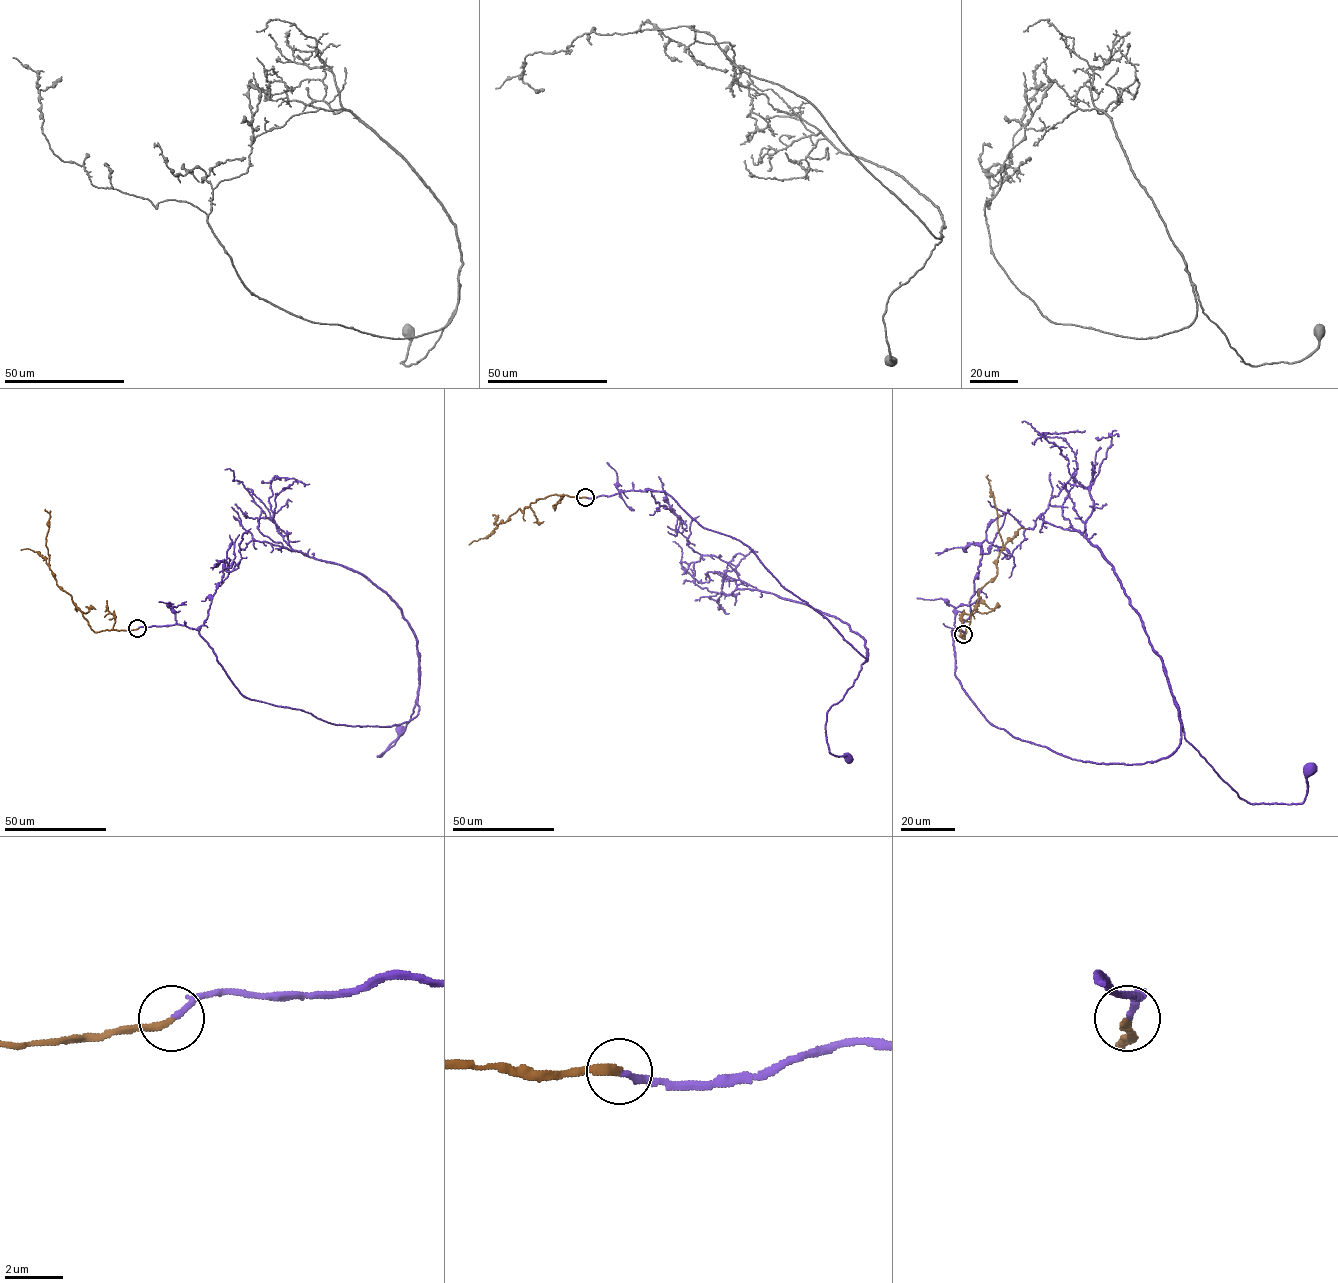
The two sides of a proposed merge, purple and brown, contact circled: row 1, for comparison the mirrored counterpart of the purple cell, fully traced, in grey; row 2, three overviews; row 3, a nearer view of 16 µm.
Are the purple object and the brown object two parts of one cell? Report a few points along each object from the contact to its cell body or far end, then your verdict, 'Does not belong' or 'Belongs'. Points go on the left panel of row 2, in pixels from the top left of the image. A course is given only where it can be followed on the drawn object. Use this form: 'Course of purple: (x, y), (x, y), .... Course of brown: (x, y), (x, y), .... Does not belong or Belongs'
Course of purple: (138, 628), (195, 628), (243, 695), (336, 724), (400, 724), (417, 698), (377, 756), (400, 730). Course of brown: (138, 628), (94, 632), (71, 596), (56, 584), (46, 546), (50, 514), (45, 509). Belongs

